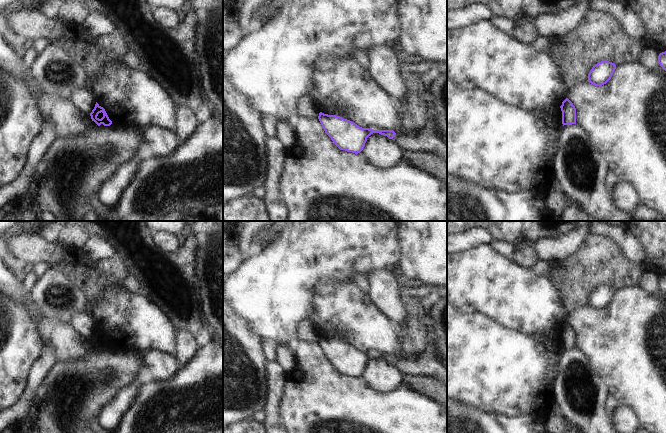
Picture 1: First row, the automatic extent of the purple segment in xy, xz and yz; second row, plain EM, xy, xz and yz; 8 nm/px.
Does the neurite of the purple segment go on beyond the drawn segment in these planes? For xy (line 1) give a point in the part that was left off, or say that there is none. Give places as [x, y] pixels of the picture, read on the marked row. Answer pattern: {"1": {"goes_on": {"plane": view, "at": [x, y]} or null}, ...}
{"1": {"goes_on": null}}

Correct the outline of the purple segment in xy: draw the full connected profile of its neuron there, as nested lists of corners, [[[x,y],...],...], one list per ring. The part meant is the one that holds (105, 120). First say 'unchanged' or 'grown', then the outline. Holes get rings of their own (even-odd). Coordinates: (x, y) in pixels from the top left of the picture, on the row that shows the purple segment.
unchanged; [[[97,102],[94,109],[90,113],[92,121],[94,121],[98,126],[103,124],[104,126],[110,126],[112,121],[109,119],[105,109],[101,107]]]

